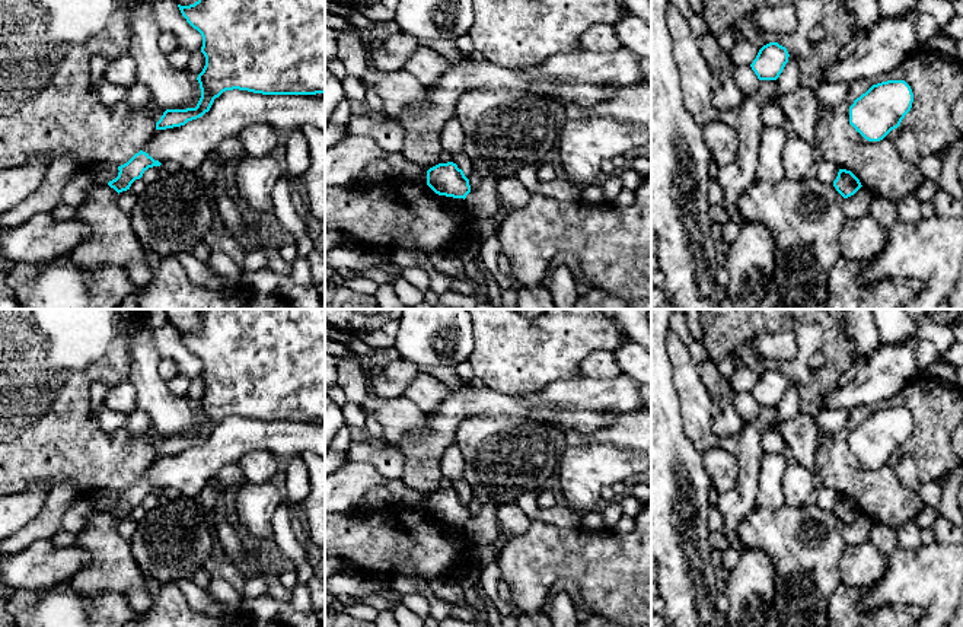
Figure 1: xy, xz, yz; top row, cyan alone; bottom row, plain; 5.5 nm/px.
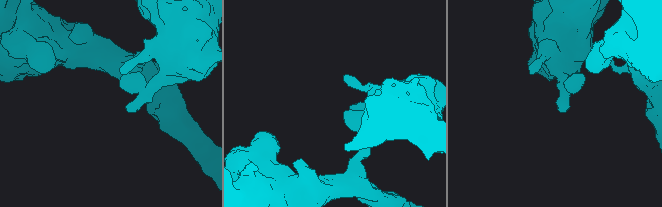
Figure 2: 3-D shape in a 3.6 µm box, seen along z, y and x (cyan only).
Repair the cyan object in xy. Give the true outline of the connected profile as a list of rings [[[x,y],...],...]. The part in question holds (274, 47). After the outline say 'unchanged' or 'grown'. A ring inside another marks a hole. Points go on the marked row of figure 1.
[[[198,0],[178,7],[203,36],[205,66],[197,77],[201,98],[195,108],[166,109],[156,130],[181,127],[203,117],[226,90],[325,93],[325,0]]]; unchanged

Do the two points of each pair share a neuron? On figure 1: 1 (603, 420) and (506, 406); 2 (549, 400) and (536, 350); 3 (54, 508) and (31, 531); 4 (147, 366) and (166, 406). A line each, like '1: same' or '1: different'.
1: same
2: different
3: same
4: same

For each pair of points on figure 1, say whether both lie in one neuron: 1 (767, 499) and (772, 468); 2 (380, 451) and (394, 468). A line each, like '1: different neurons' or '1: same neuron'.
1: same neuron
2: same neuron

